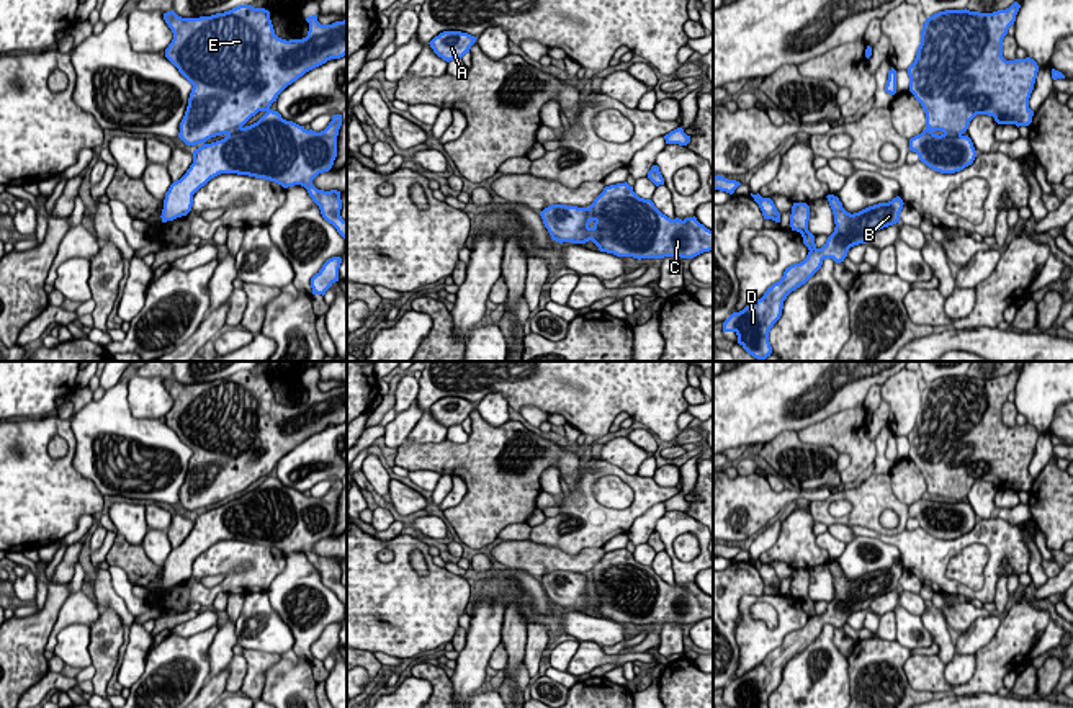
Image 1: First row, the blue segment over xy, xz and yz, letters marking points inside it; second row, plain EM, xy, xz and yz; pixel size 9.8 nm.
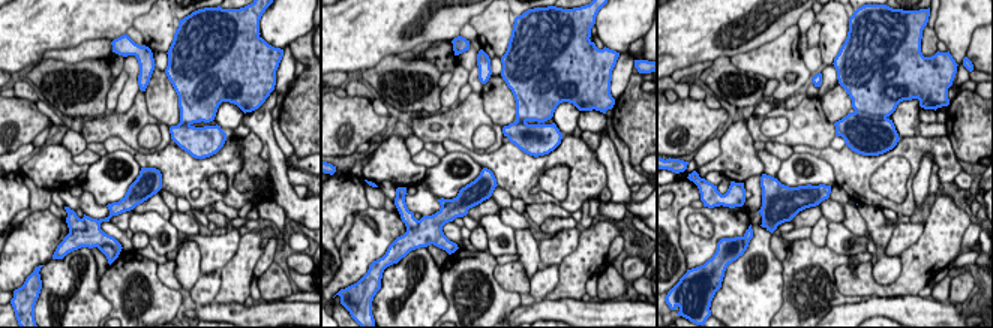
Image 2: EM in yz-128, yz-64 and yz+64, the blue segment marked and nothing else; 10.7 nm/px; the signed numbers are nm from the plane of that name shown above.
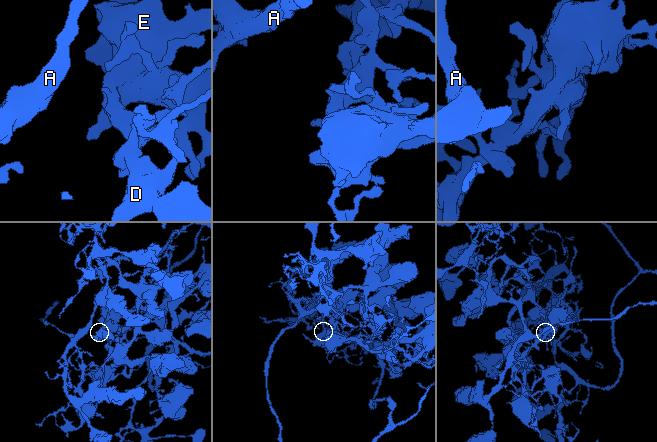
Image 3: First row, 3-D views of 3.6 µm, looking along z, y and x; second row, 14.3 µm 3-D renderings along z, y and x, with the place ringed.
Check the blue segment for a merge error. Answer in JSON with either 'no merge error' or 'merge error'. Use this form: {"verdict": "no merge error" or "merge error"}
{"verdict": "no merge error"}

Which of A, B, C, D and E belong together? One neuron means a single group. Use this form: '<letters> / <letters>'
A B C D E

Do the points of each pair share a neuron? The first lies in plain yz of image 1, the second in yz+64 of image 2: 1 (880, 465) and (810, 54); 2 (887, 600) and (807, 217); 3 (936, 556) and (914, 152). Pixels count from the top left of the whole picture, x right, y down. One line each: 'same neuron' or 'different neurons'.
1: same neuron
2: same neuron
3: same neuron

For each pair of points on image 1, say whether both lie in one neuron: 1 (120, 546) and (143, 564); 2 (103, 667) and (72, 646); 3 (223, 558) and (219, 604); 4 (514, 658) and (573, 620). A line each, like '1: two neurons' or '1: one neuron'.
1: one neuron
2: two neurons
3: two neurons
4: two neurons

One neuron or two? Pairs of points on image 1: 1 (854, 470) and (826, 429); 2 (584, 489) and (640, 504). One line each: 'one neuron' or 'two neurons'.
1: one neuron
2: one neuron

